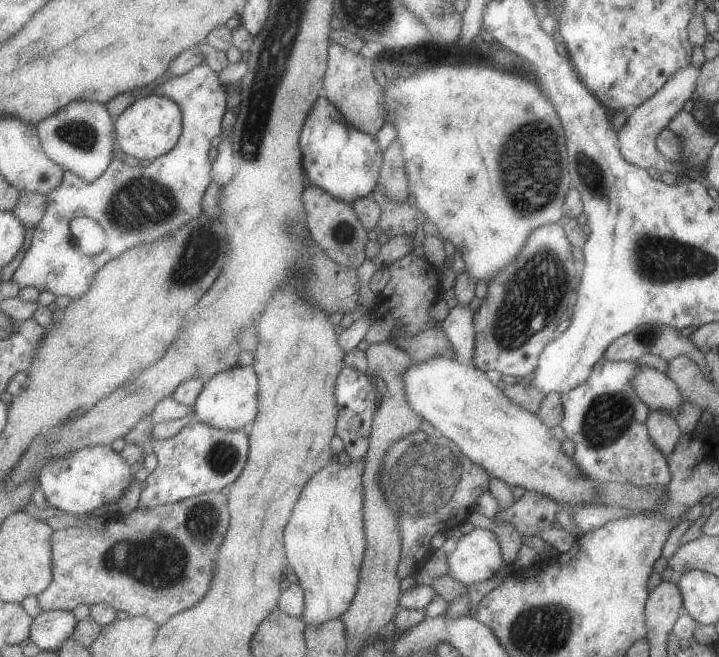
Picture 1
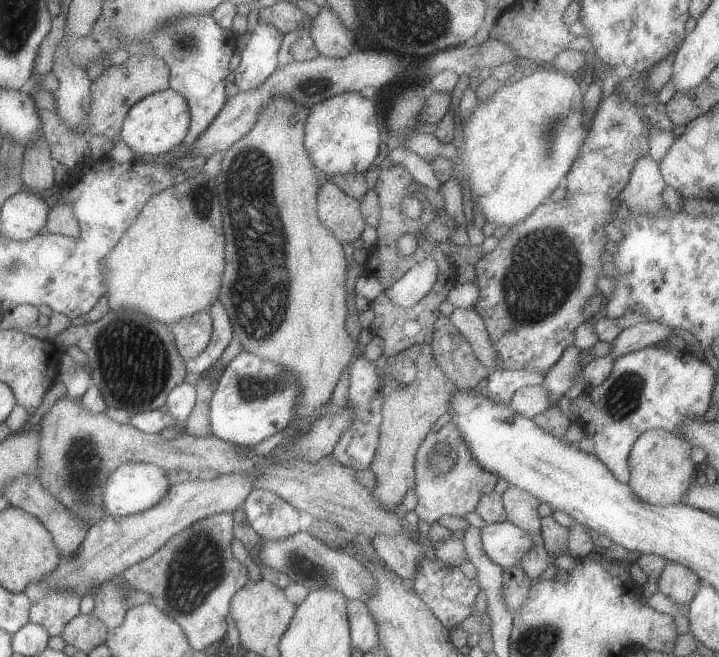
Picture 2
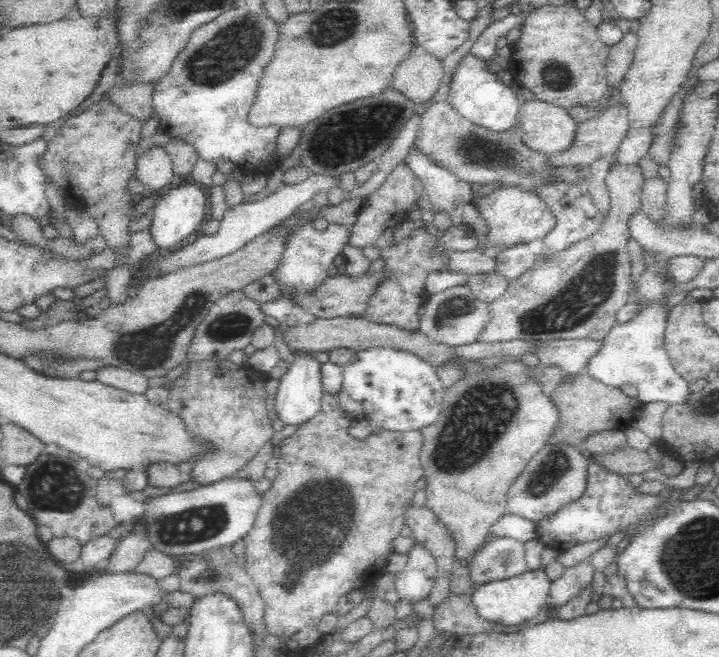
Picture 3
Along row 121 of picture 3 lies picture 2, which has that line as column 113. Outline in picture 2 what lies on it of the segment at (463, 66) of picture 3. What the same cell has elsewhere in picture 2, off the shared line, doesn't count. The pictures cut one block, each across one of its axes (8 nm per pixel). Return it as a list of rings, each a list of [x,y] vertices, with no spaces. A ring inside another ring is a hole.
[[[128,462],[127,464],[123,464],[119,470],[115,470],[115,472],[111,474],[111,482],[107,482],[107,486],[105,486],[105,490],[103,490],[103,508],[107,510],[106,515],[119,517],[129,516],[145,512],[155,505],[158,505],[171,490],[172,484],[167,480],[166,474],[167,469],[149,463]]]

